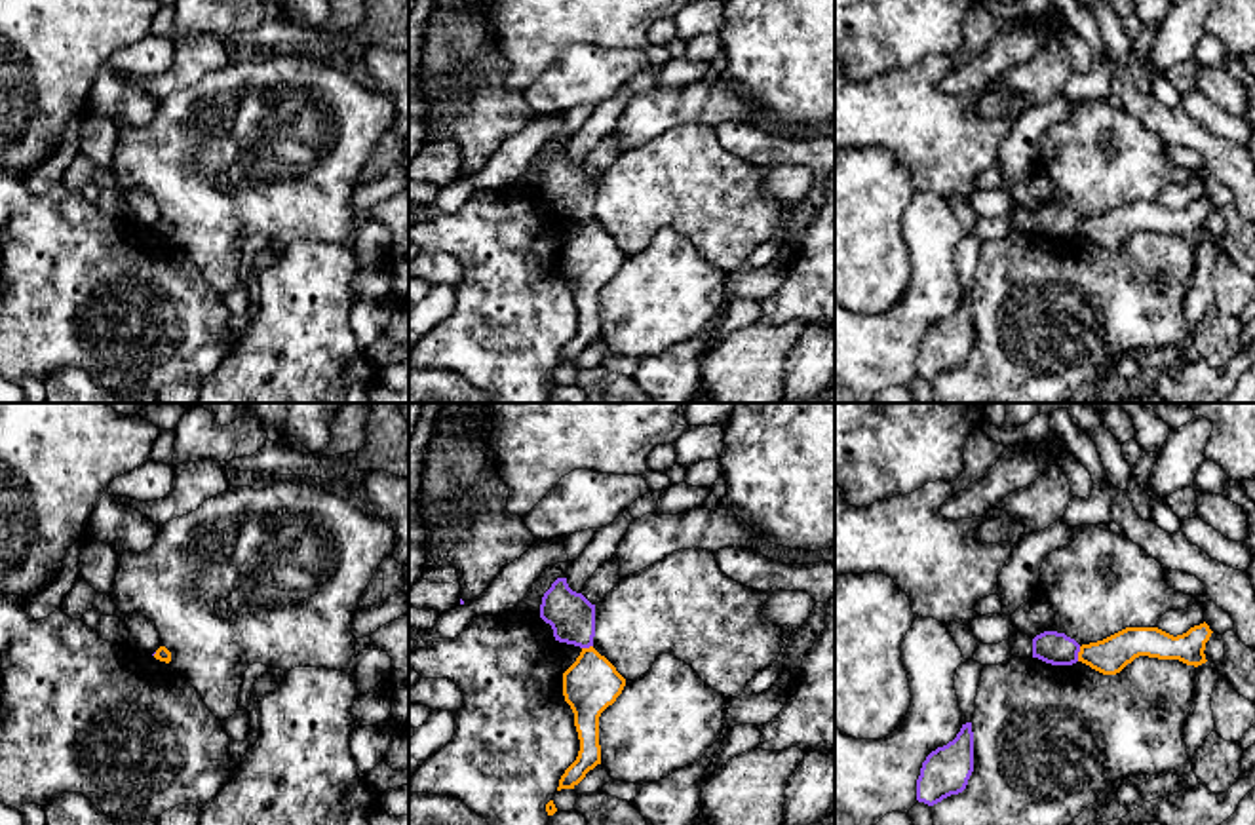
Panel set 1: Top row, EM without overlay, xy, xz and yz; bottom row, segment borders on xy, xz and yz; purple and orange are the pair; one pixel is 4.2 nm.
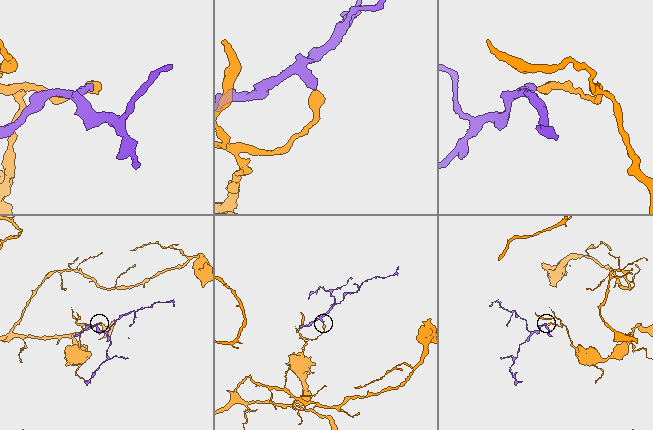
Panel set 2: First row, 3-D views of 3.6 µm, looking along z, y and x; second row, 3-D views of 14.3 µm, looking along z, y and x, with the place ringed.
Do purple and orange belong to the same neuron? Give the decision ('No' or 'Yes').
No

